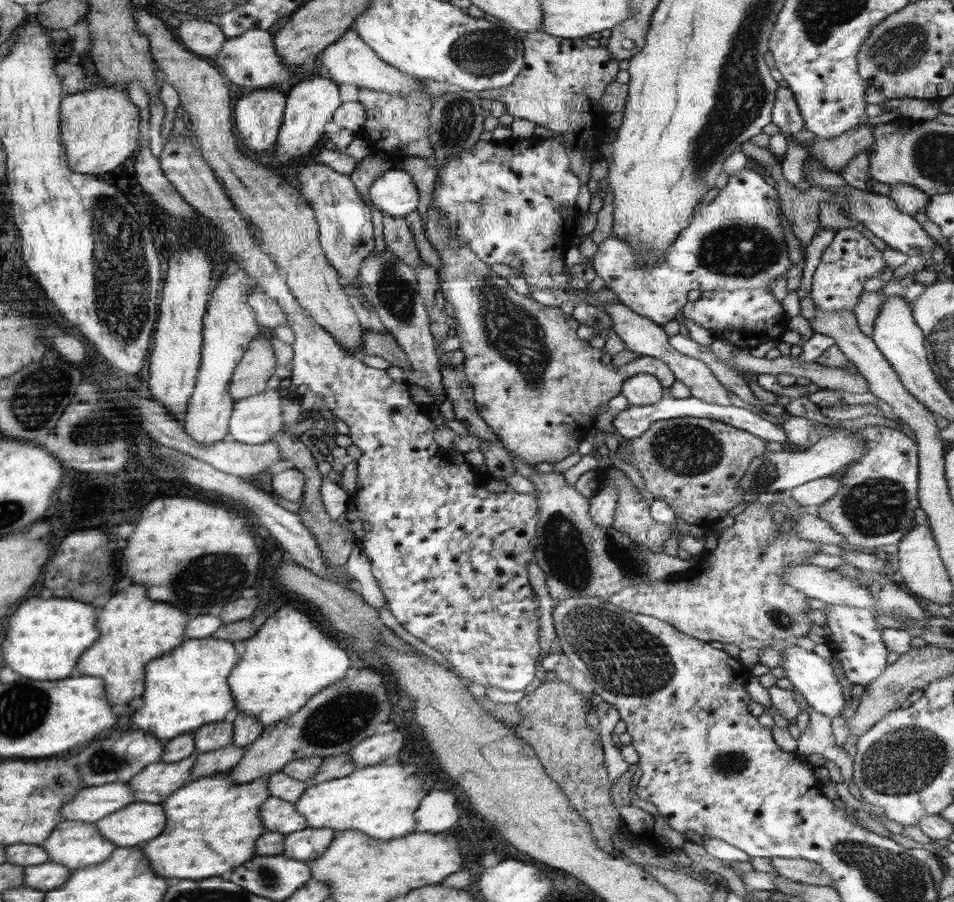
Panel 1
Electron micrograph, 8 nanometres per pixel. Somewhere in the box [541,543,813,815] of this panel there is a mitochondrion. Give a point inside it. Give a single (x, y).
(629, 660)

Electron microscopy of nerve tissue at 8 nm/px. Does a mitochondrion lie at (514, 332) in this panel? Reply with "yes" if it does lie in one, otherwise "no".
yes

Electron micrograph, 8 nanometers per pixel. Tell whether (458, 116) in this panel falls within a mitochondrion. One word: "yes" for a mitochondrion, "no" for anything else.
yes

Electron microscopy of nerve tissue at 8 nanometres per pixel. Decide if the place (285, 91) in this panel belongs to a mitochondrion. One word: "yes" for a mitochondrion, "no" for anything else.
no

